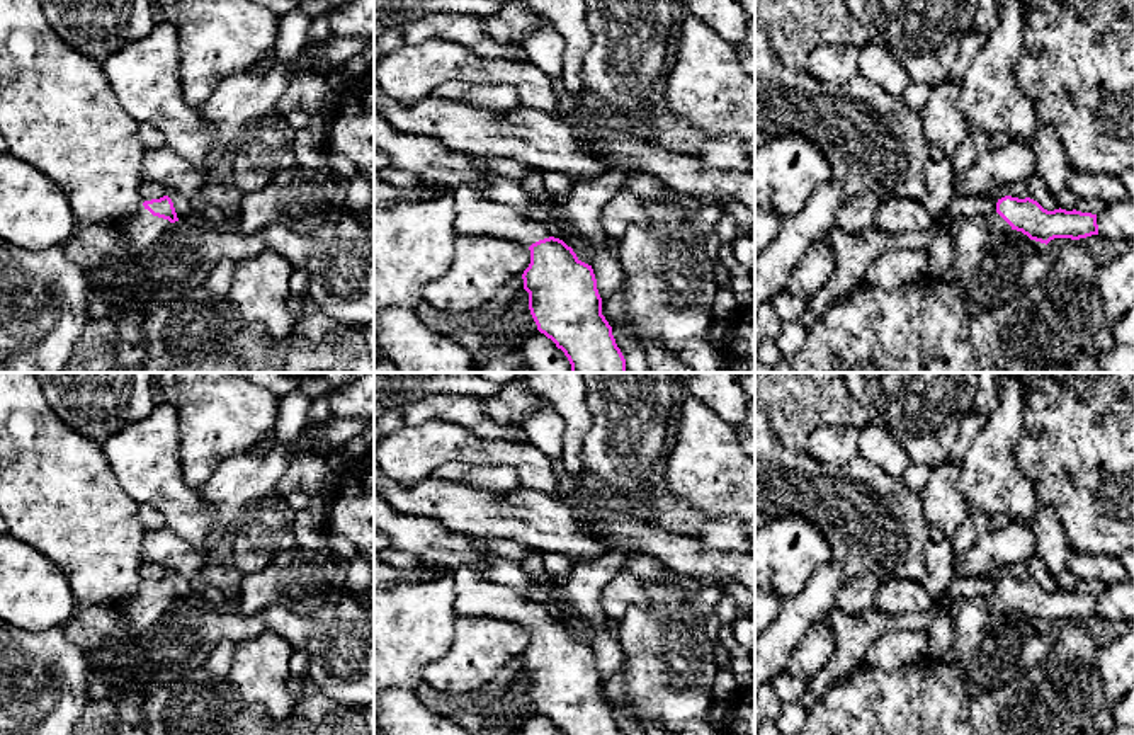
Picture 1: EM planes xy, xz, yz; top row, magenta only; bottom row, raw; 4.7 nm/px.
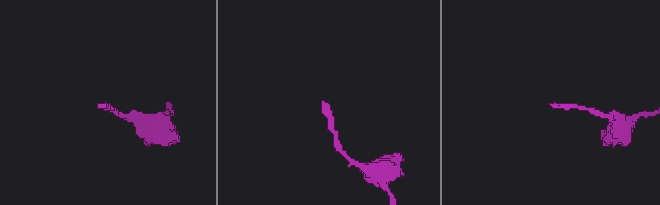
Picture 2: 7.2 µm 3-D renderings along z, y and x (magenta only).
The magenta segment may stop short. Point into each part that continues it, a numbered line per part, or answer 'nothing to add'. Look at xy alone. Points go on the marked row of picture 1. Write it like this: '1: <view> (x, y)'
1: xy (87, 245)

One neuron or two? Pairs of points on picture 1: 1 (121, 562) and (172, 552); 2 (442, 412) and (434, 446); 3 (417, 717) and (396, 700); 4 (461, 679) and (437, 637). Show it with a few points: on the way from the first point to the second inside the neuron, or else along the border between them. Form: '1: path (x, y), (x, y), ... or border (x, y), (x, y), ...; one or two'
1: border (147, 531), (141, 541), (141, 562); two
2: border (405, 424), (447, 419), (466, 426), (476, 436); two
3: path (412, 715), (402, 705); one
4: border (458, 616), (451, 647), (429, 662), (420, 678); two

